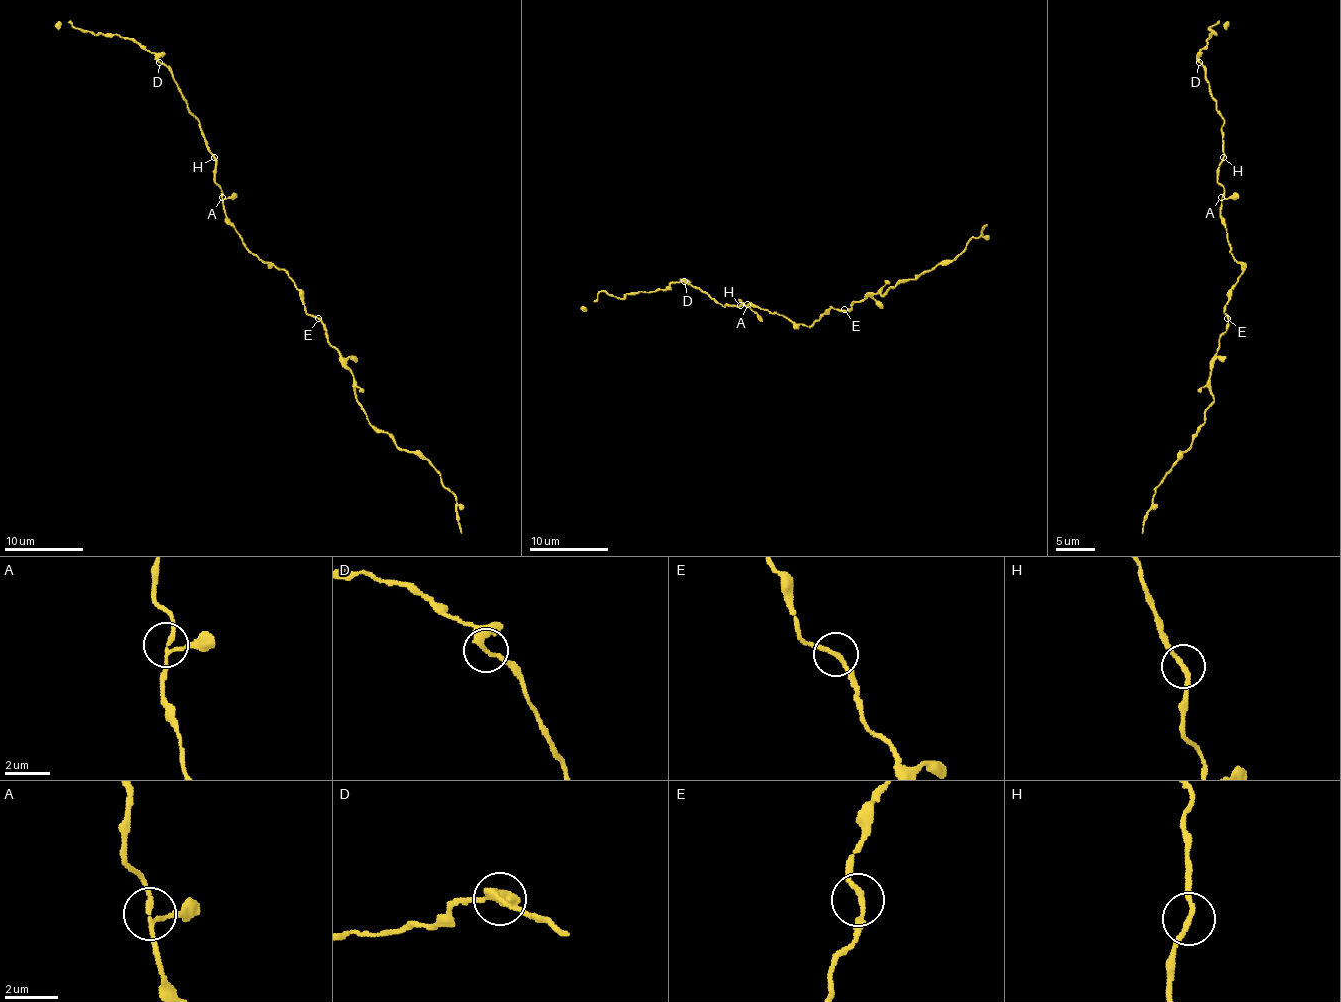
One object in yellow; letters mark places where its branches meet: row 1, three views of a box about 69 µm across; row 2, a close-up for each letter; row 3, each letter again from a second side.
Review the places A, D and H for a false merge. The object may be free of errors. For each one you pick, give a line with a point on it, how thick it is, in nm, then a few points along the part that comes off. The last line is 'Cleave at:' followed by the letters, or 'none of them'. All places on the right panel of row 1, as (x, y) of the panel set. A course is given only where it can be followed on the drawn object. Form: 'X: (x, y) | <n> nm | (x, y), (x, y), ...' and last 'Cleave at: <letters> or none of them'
Cleave at: none of them

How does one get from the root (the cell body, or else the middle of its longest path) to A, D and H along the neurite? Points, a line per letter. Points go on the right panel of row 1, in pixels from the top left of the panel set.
A: (1239, 263), (1227, 240), (1225, 220), (1221, 216), (1221, 197)
D: (1239, 263), (1227, 240), (1221, 216), (1223, 187), (1217, 181), (1217, 167), (1223, 157), (1223, 118), (1199, 61)
H: (1239, 263), (1231, 251), (1225, 220), (1221, 216), (1223, 187), (1217, 181), (1217, 167), (1223, 157)

